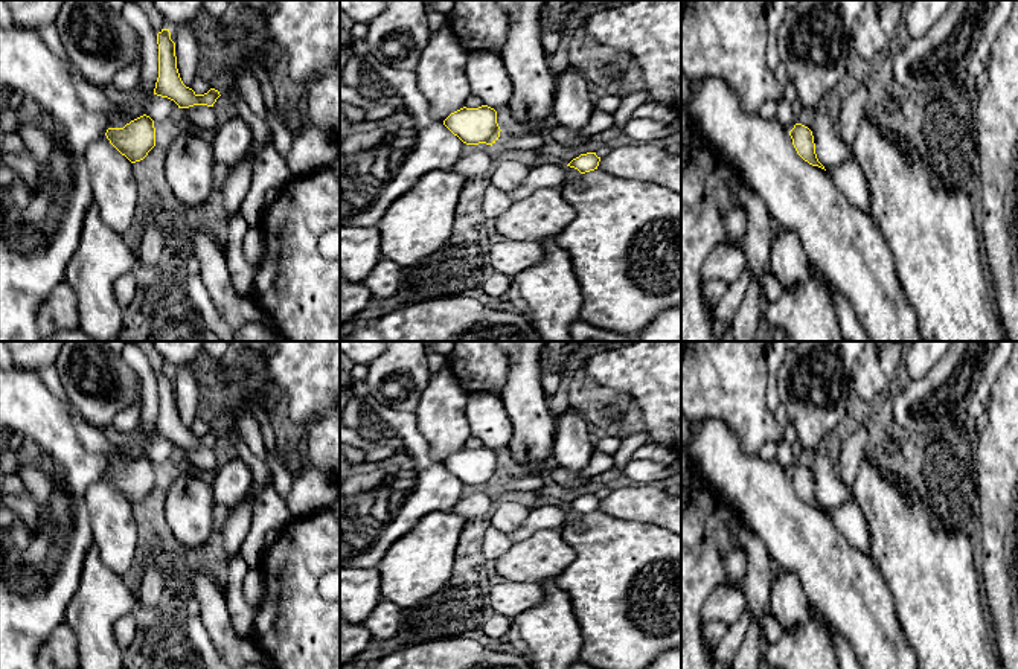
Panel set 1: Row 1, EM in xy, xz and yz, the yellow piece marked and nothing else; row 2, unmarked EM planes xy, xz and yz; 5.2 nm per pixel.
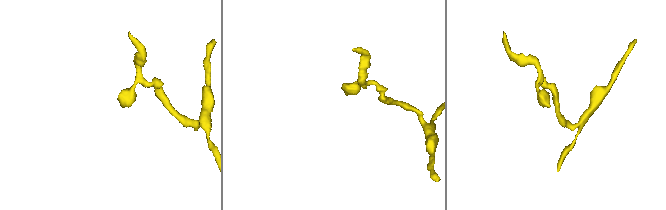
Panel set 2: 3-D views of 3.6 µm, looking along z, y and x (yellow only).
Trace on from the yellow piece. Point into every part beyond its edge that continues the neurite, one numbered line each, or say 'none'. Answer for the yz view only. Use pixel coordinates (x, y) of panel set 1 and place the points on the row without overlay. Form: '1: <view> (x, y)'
none

